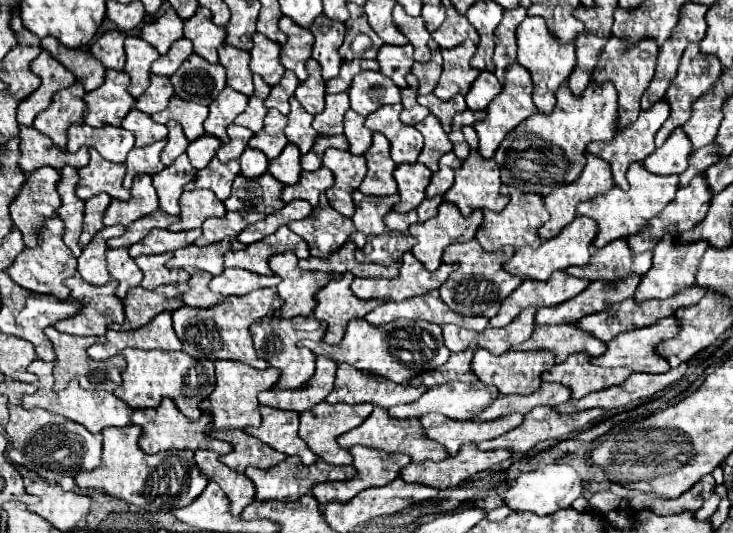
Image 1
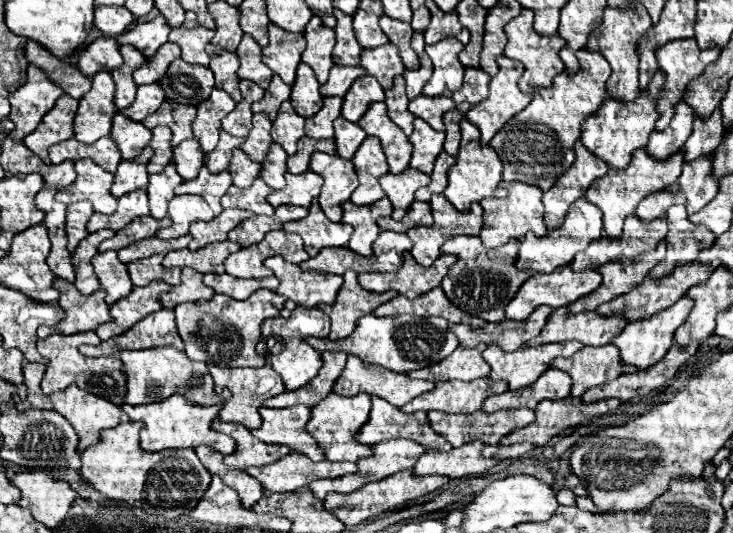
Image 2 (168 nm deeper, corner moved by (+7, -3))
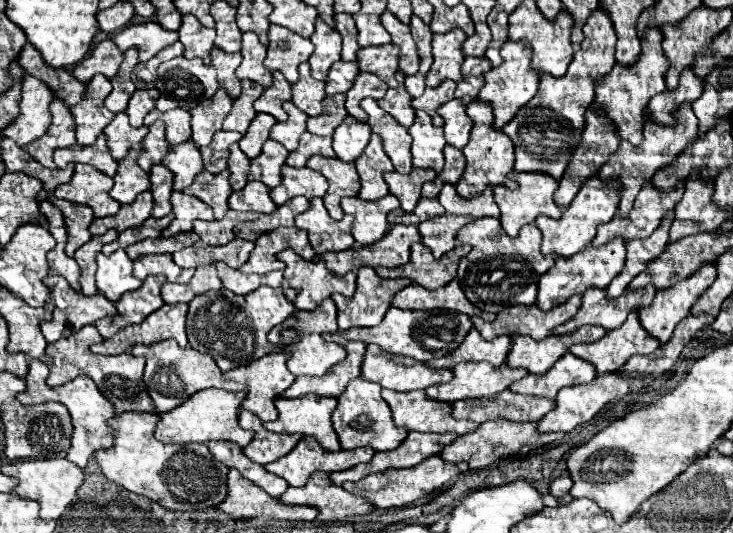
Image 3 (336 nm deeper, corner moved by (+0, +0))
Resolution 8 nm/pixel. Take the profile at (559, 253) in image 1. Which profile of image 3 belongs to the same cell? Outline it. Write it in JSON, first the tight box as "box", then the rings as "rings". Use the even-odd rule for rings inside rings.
{"box":[536,175,620,257],"rings":[[[598,175],[588,177],[588,181],[584,181],[584,185],[580,187],[580,193],[574,197],[570,207],[564,209],[566,213],[560,219],[550,219],[546,215],[540,215],[536,219],[536,225],[544,235],[542,239],[544,253],[558,253],[558,255],[570,257],[586,249],[596,237],[598,225],[608,223],[616,215],[618,203],[620,203],[620,181],[602,181]]]}

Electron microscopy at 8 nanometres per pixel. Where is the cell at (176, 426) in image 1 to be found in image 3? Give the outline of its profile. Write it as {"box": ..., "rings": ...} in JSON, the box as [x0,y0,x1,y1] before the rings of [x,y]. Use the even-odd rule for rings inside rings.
{"box":[154,389,254,447],"rings":[[[204,389],[192,395],[188,401],[184,401],[184,405],[172,409],[170,413],[164,413],[160,417],[154,437],[162,443],[206,443],[206,441],[220,439],[220,441],[232,441],[238,443],[240,447],[246,447],[252,441],[254,433],[238,425],[240,403],[244,399],[246,399],[246,391],[230,393],[224,389]]]}

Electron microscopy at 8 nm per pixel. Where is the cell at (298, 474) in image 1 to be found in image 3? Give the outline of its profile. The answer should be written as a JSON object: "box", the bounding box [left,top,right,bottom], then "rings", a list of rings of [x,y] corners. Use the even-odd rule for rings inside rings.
{"box":[264,437,376,487],"rings":[[[302,437],[300,443],[282,459],[264,465],[270,473],[288,481],[290,487],[302,487],[316,471],[346,471],[358,463],[368,463],[376,451],[360,447],[352,451],[326,451],[314,437]]]}

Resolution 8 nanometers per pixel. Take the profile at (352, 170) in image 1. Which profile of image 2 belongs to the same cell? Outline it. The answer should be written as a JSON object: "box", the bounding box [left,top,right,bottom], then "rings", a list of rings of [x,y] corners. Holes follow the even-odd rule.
{"box":[311,152,357,222],"rings":[[[315,152],[311,156],[313,172],[317,172],[325,184],[319,194],[319,204],[325,212],[325,216],[331,222],[341,222],[343,218],[343,202],[349,200],[353,190],[357,188],[357,172],[351,160],[345,160],[341,156],[329,156],[323,152]]]}

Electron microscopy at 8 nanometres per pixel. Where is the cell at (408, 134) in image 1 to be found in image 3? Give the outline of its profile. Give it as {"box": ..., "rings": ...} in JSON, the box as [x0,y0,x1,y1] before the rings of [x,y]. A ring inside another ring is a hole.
{"box":[360,99,412,173],"rings":[[[362,99],[360,107],[368,113],[368,127],[372,129],[372,133],[380,135],[386,155],[394,163],[394,169],[398,173],[408,173],[412,169],[412,155],[406,127],[402,127],[392,115],[380,109],[374,99]]]}

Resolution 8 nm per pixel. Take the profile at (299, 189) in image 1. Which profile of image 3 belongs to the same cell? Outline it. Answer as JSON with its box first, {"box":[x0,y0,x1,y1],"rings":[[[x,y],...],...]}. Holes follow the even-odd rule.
{"box":[270,165,328,205],"rings":[[[290,165],[282,167],[282,183],[270,191],[270,197],[276,205],[284,205],[288,199],[296,197],[296,195],[304,195],[308,199],[314,197],[324,197],[328,189],[328,183],[324,181],[324,177],[308,167],[302,169],[294,169]]]}

